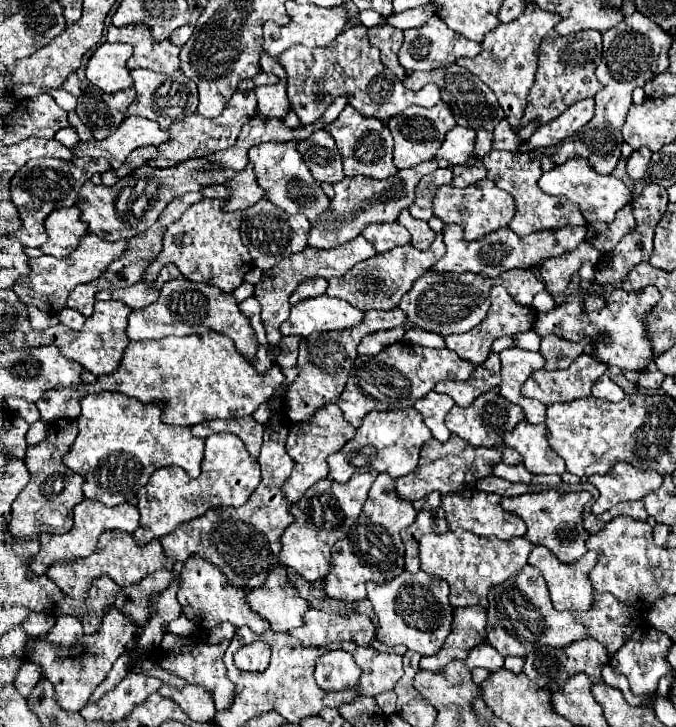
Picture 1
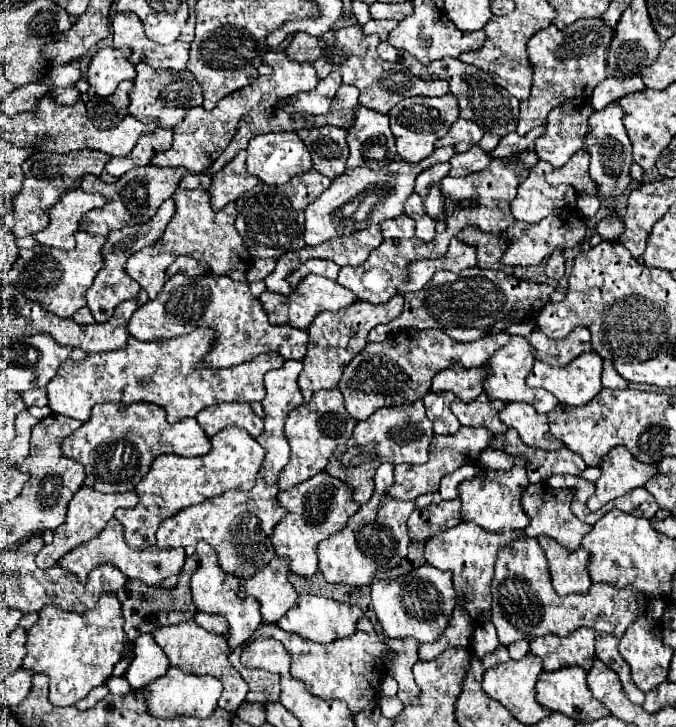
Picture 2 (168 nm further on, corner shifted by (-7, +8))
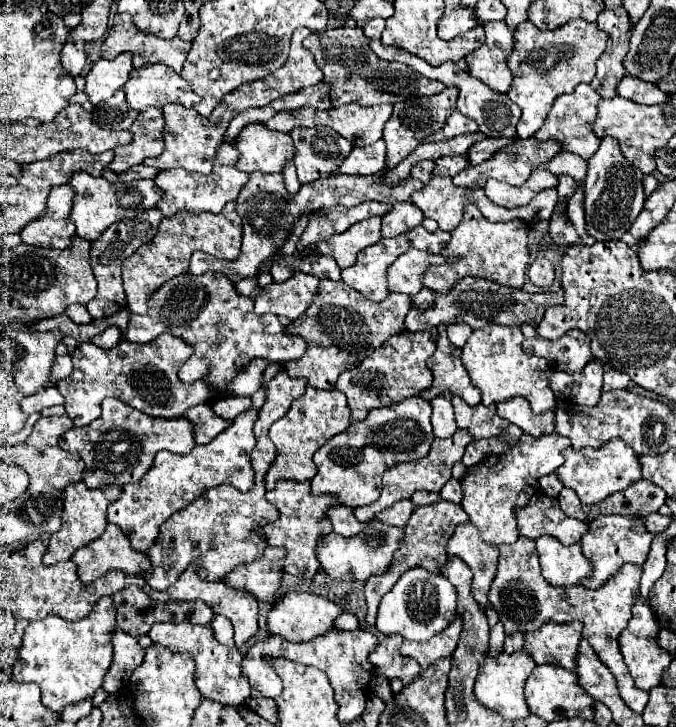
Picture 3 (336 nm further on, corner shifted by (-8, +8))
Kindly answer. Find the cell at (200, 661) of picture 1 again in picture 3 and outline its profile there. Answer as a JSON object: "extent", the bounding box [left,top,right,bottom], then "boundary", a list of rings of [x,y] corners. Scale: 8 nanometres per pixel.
{"extent":[148,623,250,705],"boundary":[[[156,623],[152,625],[152,629],[148,631],[148,637],[172,651],[180,651],[180,653],[190,653],[192,659],[196,661],[196,685],[200,689],[200,693],[210,699],[210,701],[218,701],[222,705],[242,705],[248,697],[250,697],[250,685],[248,679],[242,675],[240,671],[240,661],[242,661],[242,653],[236,647],[224,647],[220,645],[214,635],[212,629],[208,625],[192,625],[192,623]]]}

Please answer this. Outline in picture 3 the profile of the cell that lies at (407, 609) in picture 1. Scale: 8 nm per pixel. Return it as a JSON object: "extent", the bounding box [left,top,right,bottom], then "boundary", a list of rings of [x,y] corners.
{"extent":[376,567,456,641],"boundary":[[[420,567],[406,571],[396,585],[382,597],[376,627],[384,635],[400,633],[408,641],[428,641],[444,631],[456,615],[456,589],[442,573],[430,573]]]}

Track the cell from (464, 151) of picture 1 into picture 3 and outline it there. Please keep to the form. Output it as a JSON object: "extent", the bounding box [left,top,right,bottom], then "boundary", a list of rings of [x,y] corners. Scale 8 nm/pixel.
{"extent":[428,111,478,143],"boundary":[[[454,111],[454,113],[448,117],[444,129],[440,129],[438,133],[432,133],[432,135],[428,137],[428,141],[430,141],[430,143],[440,143],[440,141],[448,141],[448,139],[452,139],[452,137],[470,135],[470,133],[476,133],[476,131],[478,131],[476,121],[472,121],[470,117],[464,117],[462,113]]]}

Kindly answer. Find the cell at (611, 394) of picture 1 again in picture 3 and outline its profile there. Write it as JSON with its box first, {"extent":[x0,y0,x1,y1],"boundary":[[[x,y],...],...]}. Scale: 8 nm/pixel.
{"extent":[604,369,630,391],"boundary":[[[608,369],[604,373],[604,391],[612,391],[612,389],[626,389],[630,383],[630,377],[626,373],[618,373],[614,369]]]}

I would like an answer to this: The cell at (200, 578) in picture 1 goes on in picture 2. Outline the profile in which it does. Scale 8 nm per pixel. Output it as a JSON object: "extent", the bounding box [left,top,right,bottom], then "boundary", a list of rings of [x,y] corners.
{"extent":[189,543,261,649],"boundary":[[[197,543],[195,545],[195,551],[197,555],[201,557],[201,565],[197,567],[197,571],[191,575],[189,579],[189,585],[191,585],[191,597],[193,597],[193,603],[199,611],[203,613],[211,613],[211,615],[223,615],[229,625],[231,625],[231,633],[229,633],[229,641],[227,645],[231,649],[243,645],[247,639],[251,639],[251,635],[257,631],[257,627],[261,625],[261,613],[259,613],[259,603],[255,603],[253,599],[241,599],[237,595],[237,587],[239,587],[239,579],[235,575],[229,575],[229,573],[223,573],[219,569],[219,563],[217,563],[217,555],[215,551],[207,545],[207,543]]]}

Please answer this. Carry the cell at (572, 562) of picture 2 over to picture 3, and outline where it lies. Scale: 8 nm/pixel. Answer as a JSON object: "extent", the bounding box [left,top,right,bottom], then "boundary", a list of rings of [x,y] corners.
{"extent":[536,535,592,587],"boundary":[[[544,535],[536,539],[536,549],[542,565],[542,575],[554,587],[578,585],[584,577],[592,575],[592,565],[582,555],[578,543],[566,547],[558,539]]]}

